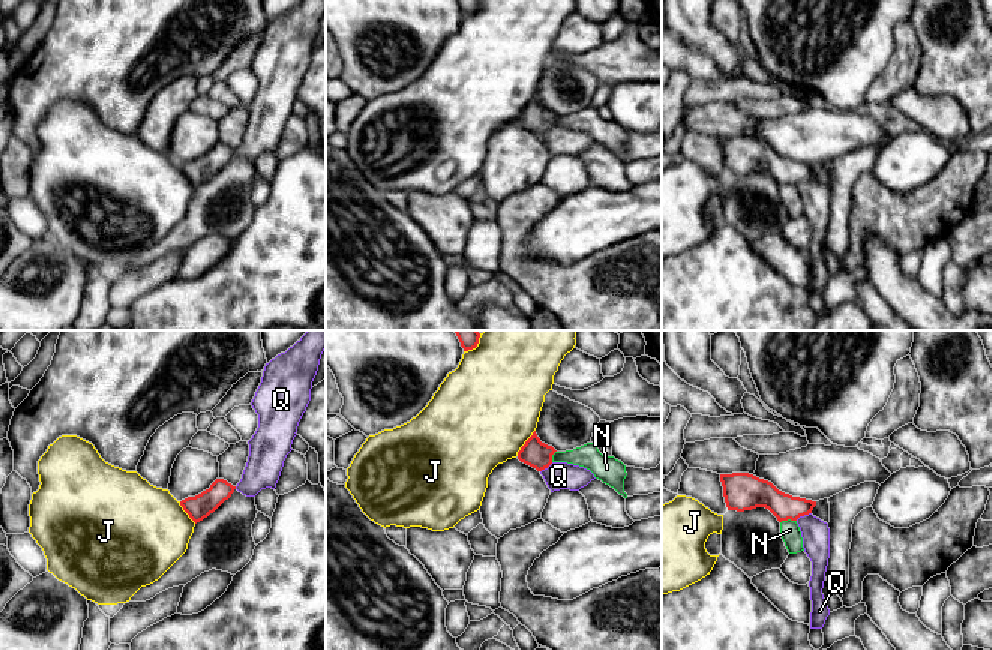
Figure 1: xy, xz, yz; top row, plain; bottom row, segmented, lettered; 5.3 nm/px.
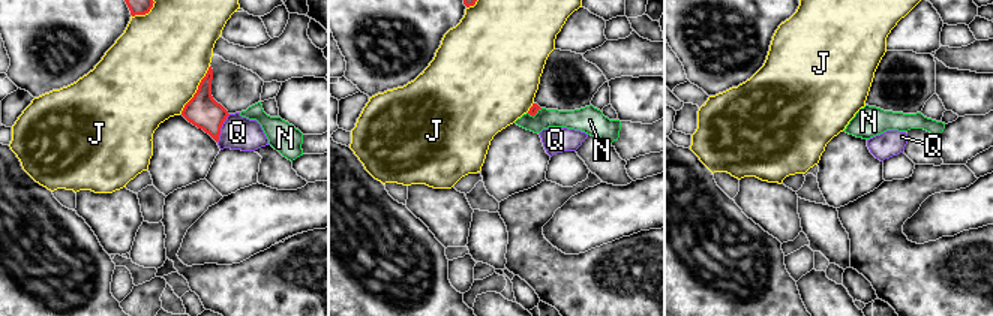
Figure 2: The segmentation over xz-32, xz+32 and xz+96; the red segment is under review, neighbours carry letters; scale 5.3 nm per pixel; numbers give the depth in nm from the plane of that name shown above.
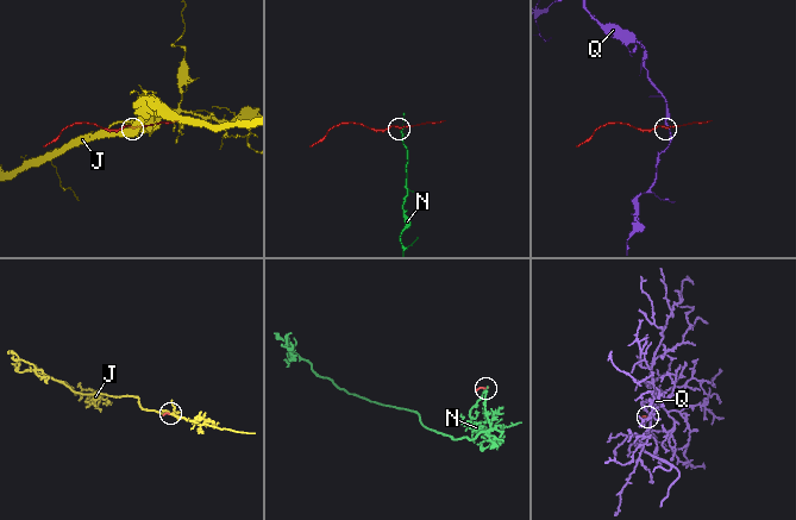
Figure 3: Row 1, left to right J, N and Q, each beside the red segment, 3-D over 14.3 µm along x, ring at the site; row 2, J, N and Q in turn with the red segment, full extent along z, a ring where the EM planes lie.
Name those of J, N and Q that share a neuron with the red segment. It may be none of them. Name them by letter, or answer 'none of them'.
none of them

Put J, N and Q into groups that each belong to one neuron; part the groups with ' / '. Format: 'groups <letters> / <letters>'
groups J / N / Q

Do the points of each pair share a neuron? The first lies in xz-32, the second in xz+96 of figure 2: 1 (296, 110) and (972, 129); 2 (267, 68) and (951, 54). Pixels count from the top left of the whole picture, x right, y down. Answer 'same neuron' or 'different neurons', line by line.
1: different neurons
2: same neuron

